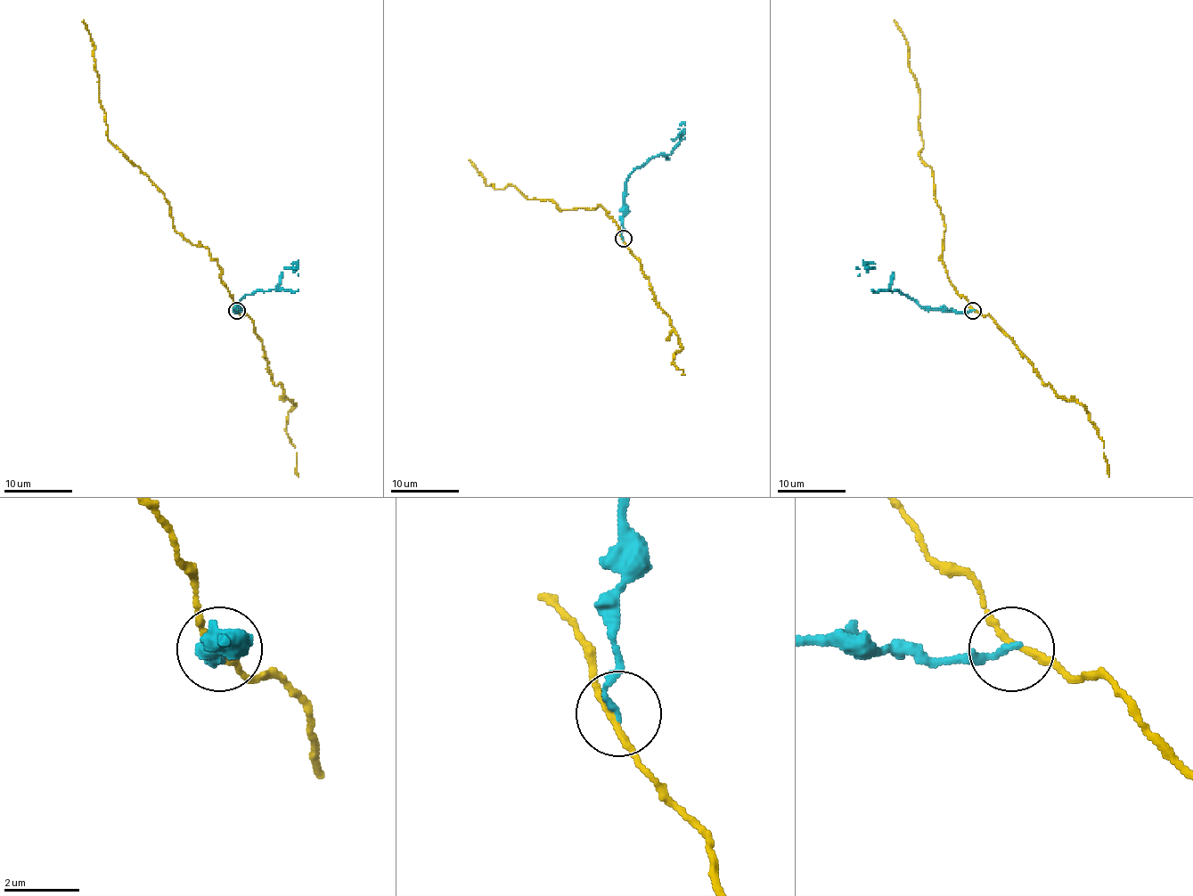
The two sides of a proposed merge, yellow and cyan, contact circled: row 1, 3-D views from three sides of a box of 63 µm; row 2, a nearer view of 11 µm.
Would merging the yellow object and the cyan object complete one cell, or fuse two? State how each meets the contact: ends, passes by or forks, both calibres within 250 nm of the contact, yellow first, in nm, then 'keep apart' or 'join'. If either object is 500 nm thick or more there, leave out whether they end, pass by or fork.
yellow passes by; cyan ends; calibres 160 and 160 nm; keep apart

